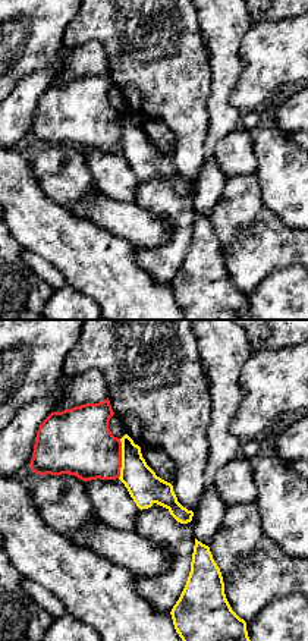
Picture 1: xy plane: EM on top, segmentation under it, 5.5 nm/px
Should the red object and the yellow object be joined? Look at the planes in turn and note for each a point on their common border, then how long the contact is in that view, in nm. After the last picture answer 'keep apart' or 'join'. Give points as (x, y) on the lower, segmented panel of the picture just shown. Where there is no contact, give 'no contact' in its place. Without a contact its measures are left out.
contact (120, 458); length 220 nm

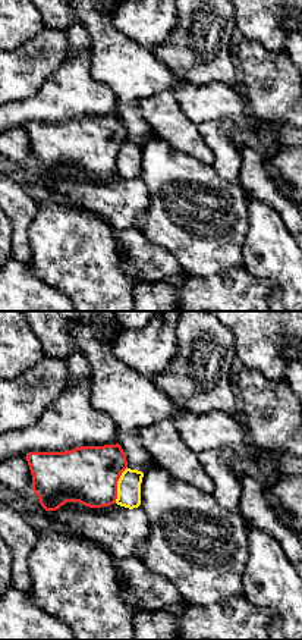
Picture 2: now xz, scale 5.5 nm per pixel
contact (116, 485); length 220 nm

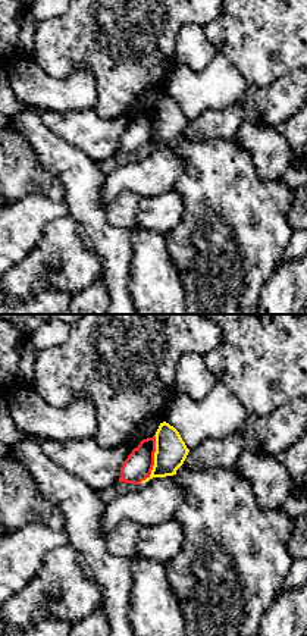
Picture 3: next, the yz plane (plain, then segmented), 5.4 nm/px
contact (153, 460); length 280 nm

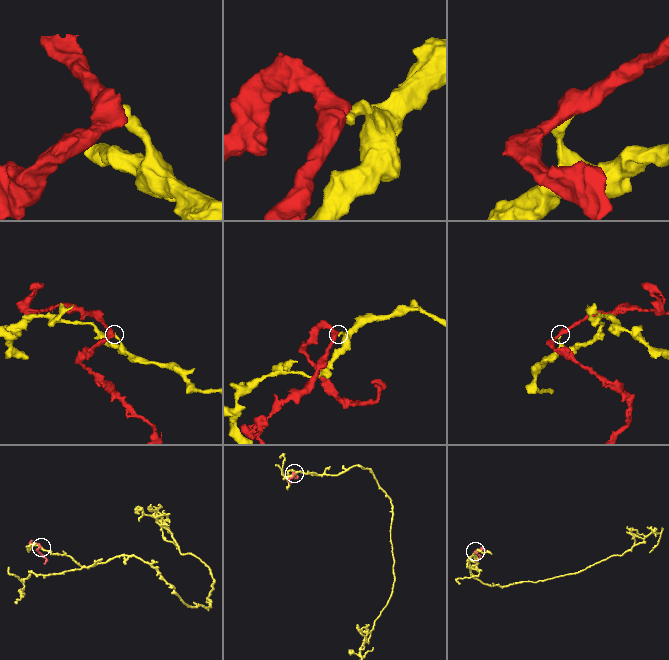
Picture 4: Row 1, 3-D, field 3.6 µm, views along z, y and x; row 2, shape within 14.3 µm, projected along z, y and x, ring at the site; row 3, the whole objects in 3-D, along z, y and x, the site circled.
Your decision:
keep apart

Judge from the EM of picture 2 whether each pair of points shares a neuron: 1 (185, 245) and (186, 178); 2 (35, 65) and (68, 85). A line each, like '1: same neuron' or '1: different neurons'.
1: same neuron
2: different neurons

